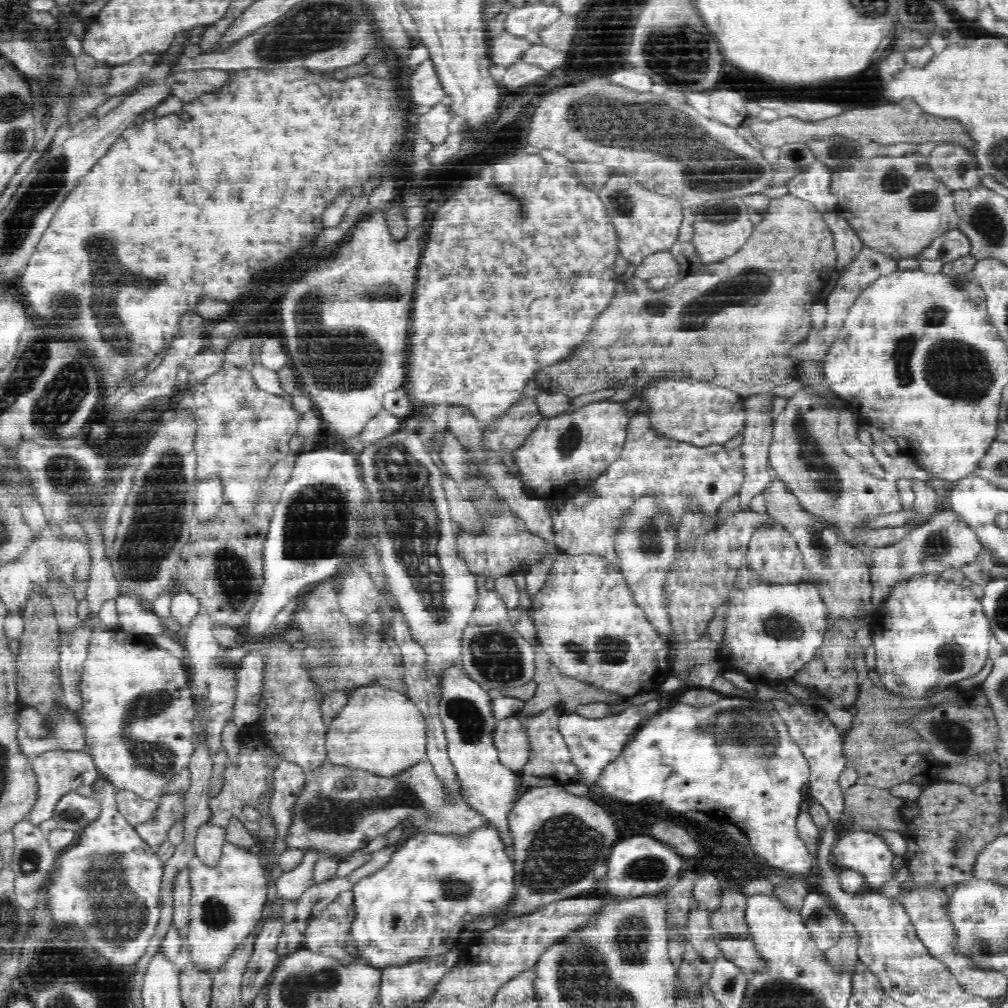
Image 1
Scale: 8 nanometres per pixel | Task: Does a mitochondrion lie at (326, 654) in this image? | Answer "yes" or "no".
yes

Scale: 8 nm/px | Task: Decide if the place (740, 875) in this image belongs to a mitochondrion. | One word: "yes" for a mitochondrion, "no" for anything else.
no

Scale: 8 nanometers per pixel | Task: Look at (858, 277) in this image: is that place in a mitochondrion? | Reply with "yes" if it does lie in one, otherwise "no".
no

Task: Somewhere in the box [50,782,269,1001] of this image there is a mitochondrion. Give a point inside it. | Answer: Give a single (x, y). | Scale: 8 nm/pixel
(120, 916)

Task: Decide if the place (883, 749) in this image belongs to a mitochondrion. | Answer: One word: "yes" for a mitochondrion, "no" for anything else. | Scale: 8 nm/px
yes

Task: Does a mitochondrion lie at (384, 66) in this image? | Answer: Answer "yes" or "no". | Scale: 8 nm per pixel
no

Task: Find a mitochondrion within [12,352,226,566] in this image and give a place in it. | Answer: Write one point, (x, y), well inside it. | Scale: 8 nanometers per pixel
(64, 474)

